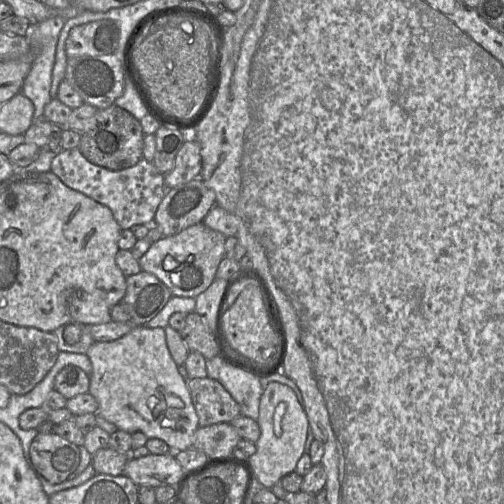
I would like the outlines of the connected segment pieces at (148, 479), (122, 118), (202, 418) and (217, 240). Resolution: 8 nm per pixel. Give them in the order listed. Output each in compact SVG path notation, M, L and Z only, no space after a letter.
M171 453L148 454L138 459L130 458L123 469L123 475L130 478L137 486L147 485L153 488L163 485L174 486L184 472Z
M114 104L106 109L97 110L95 125L89 131L80 134L78 149L94 165L120 171L133 167L143 158L144 133L140 121Z
M208 376L193 378L187 386L198 415L199 427L230 423L241 415L239 405L217 380Z
M203 222L181 232L162 237L151 244L139 259L141 270L155 275L178 297L196 298L217 278L218 266L225 256L226 236L207 227Z

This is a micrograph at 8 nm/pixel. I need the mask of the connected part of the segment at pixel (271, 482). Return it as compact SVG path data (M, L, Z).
M270 382L260 399L260 437L256 441L256 452L249 458L256 479L265 488L271 489L285 475L294 472L297 462L304 453L309 421L304 408L294 391L280 382Z

